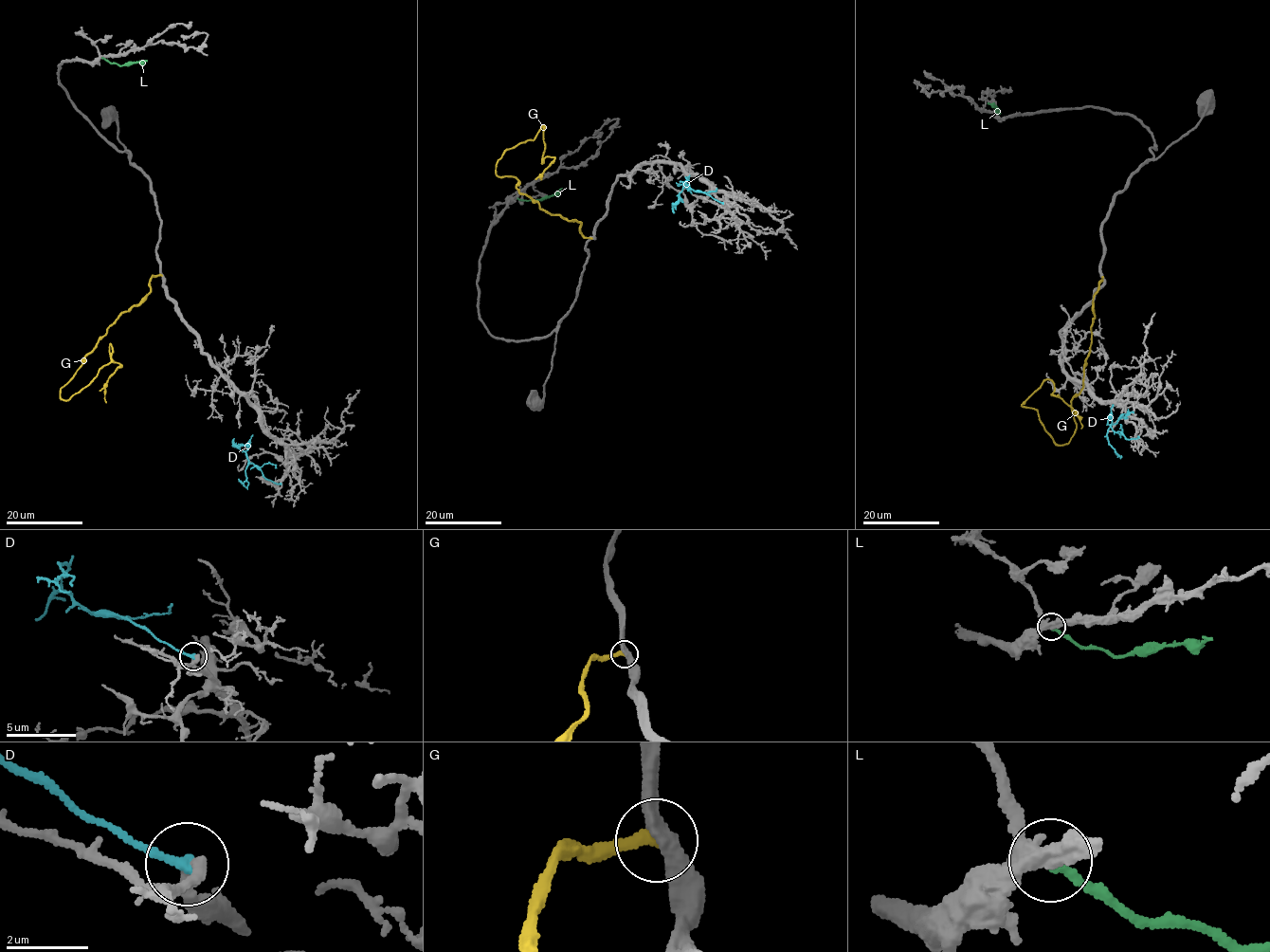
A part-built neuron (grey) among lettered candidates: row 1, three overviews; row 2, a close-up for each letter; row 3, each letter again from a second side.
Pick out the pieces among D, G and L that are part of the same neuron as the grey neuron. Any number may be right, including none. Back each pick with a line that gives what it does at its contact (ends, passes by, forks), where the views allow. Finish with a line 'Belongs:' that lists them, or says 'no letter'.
L: it ends
Belongs: L

